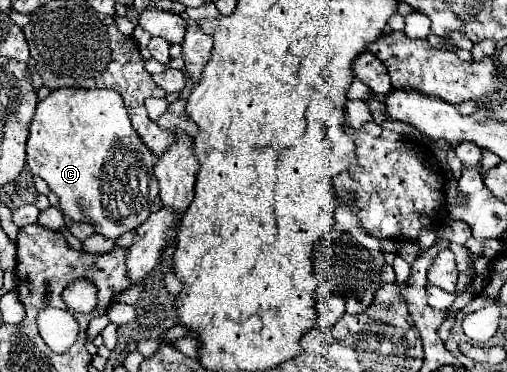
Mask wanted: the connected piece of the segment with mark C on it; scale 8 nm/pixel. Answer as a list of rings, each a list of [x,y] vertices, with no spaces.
[[[62,88],[50,92],[46,100],[38,102],[30,124],[26,154],[26,164],[32,174],[46,180],[48,188],[60,198],[62,214],[72,222],[92,224],[96,234],[104,238],[118,240],[122,234],[136,230],[150,216],[150,206],[158,198],[158,184],[154,178],[154,164],[158,158],[152,156],[152,152],[140,144],[136,132],[132,132],[124,102],[114,90]]]

